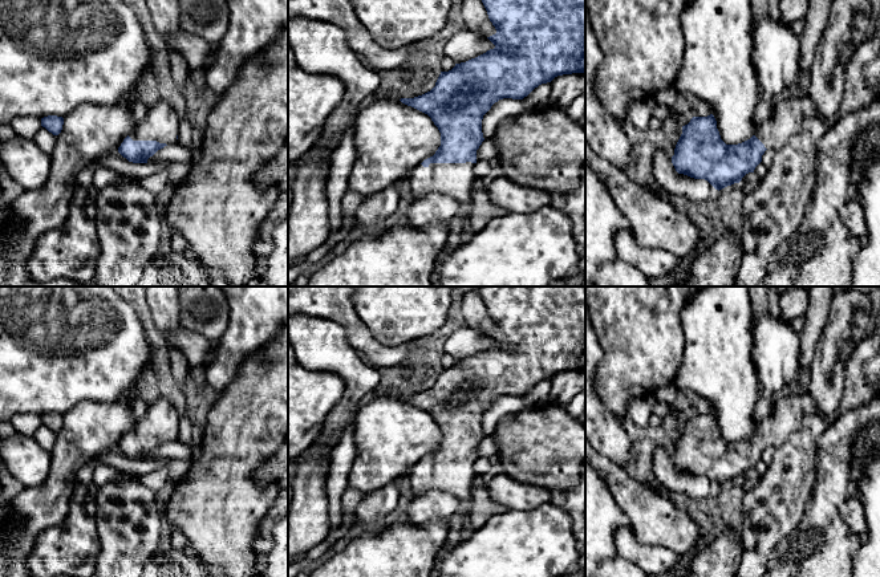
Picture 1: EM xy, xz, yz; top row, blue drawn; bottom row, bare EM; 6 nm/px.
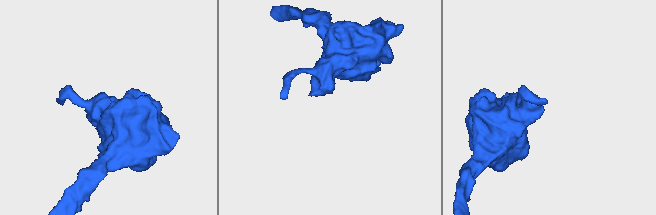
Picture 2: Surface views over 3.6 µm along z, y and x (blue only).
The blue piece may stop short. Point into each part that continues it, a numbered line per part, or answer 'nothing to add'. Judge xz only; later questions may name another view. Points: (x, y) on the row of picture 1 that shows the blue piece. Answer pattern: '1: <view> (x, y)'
1: xz (453, 179)

